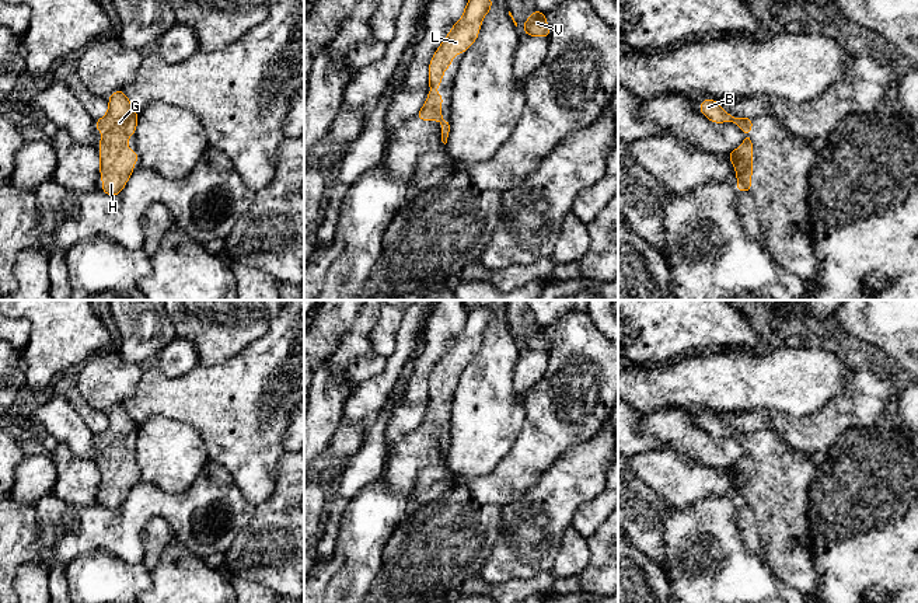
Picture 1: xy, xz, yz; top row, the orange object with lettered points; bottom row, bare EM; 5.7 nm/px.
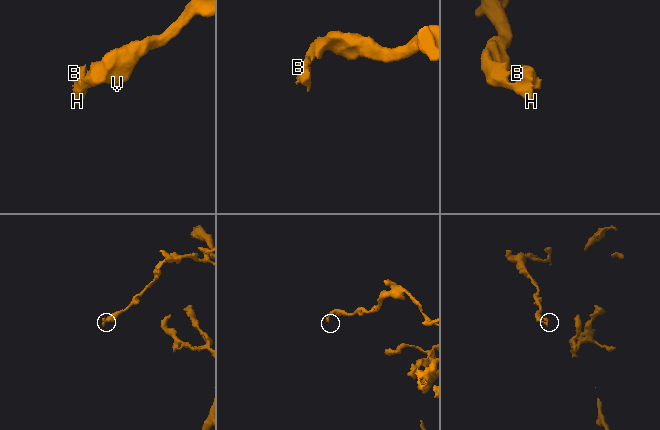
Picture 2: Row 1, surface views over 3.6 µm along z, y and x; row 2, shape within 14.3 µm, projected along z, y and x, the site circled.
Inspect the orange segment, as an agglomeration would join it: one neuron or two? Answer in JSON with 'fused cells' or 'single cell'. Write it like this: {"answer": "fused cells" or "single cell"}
{"answer": "single cell"}

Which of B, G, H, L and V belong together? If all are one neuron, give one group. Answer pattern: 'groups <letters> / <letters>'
groups B G H L V

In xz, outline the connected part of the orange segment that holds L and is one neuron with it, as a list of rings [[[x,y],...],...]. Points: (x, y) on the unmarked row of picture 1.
[[[485,307],[474,309],[468,313],[463,331],[453,339],[446,353],[440,358],[429,377],[429,404],[426,419],[423,419],[416,432],[419,435],[440,435],[441,456],[446,459],[451,443],[451,435],[441,432],[441,415],[446,409],[434,408],[440,401],[443,387],[451,381],[451,372],[464,367],[478,352],[481,337],[492,323],[492,311]]]

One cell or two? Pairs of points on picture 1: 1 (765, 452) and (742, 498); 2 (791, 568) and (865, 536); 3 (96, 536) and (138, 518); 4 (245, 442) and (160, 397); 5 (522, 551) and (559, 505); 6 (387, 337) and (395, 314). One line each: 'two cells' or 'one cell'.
1: one cell
2: two cells
3: one cell
4: one cell
5: one cell
6: one cell

